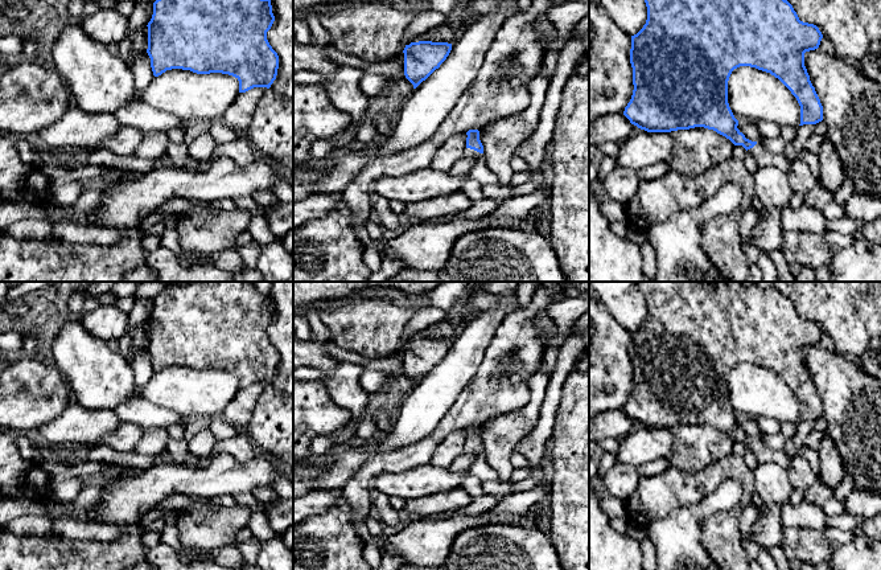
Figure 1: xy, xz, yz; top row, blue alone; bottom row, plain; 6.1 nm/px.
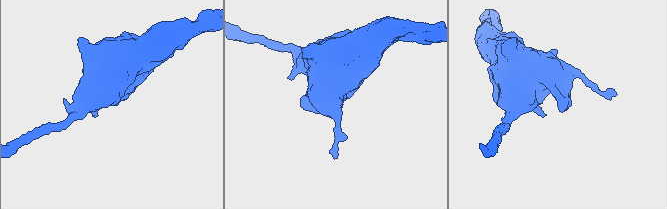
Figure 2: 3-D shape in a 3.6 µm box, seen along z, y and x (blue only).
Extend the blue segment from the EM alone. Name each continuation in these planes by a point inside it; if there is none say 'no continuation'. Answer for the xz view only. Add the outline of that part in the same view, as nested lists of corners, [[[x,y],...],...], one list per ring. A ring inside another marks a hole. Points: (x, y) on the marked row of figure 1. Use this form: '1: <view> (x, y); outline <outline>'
1: xz (468, 152); outline [[[465,147],[465,149],[464,149],[464,156],[465,157],[469,157],[469,159],[478,159],[478,157],[481,157],[482,156],[482,153],[479,153],[479,152],[477,152],[477,151],[474,151],[474,149],[470,149],[470,148],[466,148]]]

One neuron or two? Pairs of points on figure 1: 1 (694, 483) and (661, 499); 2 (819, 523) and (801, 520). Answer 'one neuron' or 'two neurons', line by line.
1: one neuron
2: one neuron

